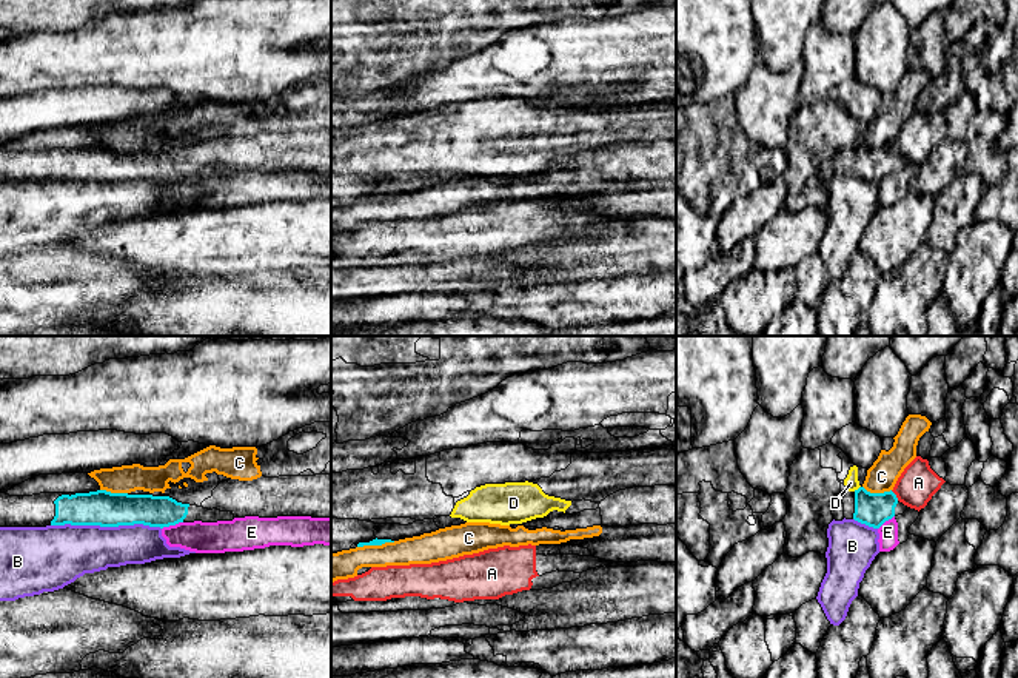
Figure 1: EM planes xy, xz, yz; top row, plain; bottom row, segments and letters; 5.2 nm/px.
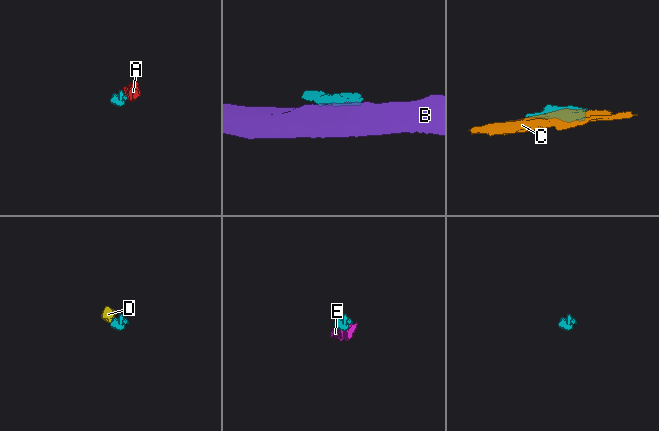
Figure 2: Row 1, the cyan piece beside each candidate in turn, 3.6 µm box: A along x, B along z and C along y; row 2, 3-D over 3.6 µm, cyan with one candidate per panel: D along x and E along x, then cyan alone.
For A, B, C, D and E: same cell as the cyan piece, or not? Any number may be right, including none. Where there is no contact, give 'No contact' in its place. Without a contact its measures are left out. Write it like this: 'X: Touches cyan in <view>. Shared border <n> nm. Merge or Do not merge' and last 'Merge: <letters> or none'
A: Touches cyan in yz. Shared border 70 nm. Do not merge
B: Touches cyan in xy. Shared border 600 nm. Do not merge
C: Touches cyan in xz. Shared border 200 nm. Do not merge
D: Touches cyan in yz. Shared border 50 nm. Do not merge
E: Touches cyan in xy. Shared border 120 nm. Do not merge
Merge: none

